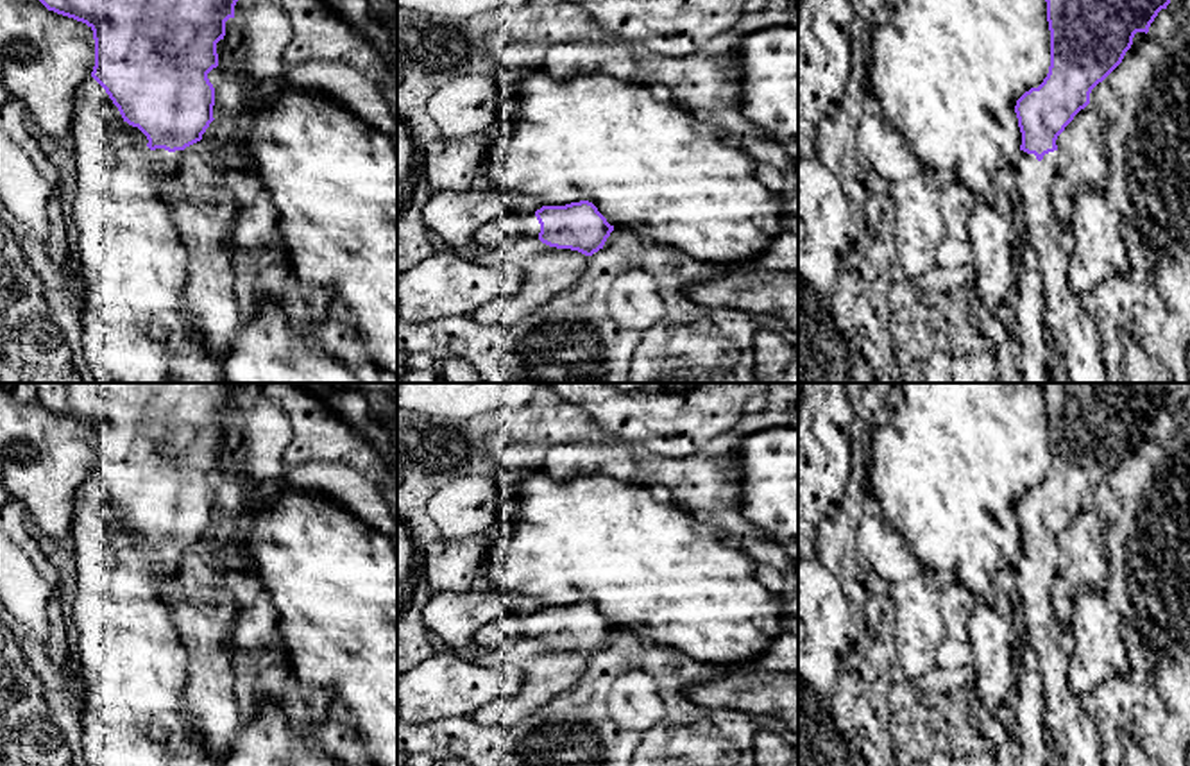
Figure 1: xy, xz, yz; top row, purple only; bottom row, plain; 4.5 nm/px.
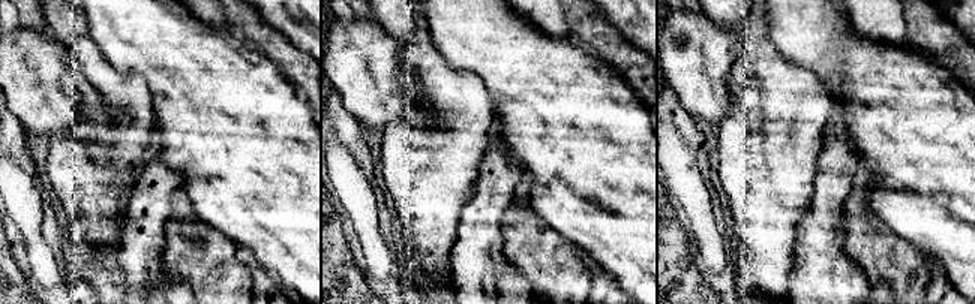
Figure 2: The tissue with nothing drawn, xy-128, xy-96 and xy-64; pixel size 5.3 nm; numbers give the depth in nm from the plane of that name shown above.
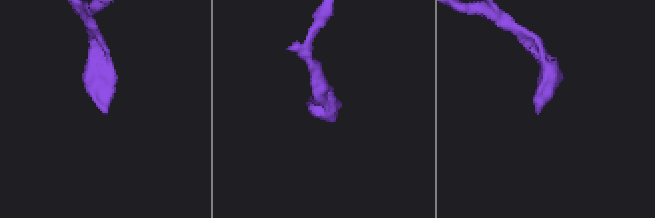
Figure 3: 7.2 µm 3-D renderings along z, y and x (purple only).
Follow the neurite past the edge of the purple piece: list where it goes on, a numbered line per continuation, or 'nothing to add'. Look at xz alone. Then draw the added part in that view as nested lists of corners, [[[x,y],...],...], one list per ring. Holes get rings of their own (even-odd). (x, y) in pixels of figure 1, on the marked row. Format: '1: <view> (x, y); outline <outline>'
1: xz (509, 228); outline [[[503,213],[483,224],[474,233],[474,242],[487,251],[501,252],[505,247],[517,243],[523,238],[539,238],[539,233],[540,224],[535,213]]]

